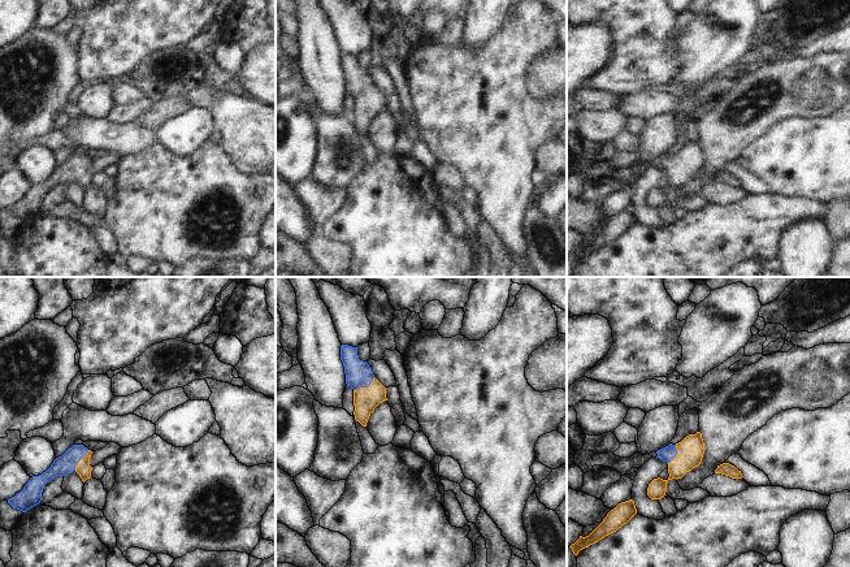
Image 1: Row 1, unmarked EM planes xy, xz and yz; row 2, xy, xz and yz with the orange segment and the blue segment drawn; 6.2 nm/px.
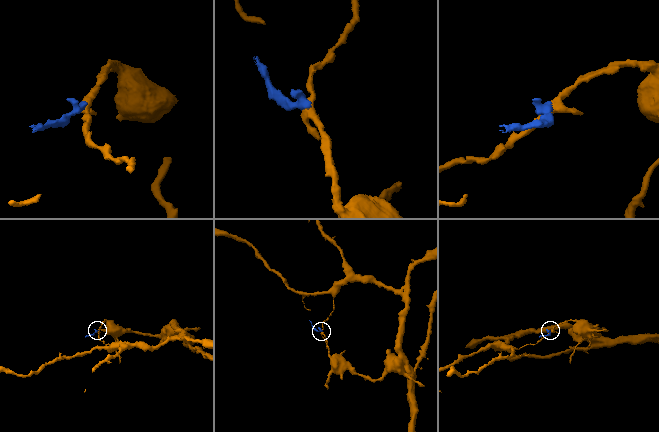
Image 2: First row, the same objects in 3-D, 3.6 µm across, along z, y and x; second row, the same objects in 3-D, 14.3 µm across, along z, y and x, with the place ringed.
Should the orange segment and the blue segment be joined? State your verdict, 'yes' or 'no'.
yes

